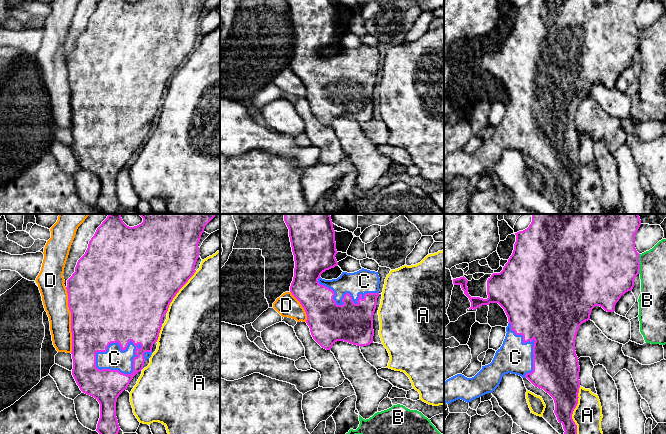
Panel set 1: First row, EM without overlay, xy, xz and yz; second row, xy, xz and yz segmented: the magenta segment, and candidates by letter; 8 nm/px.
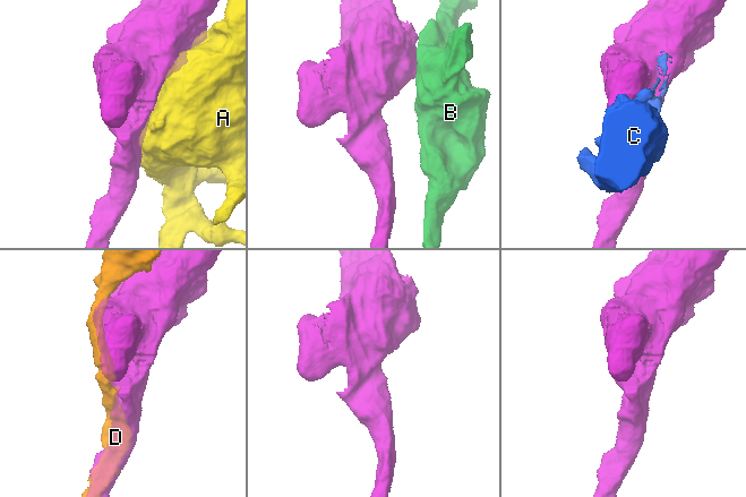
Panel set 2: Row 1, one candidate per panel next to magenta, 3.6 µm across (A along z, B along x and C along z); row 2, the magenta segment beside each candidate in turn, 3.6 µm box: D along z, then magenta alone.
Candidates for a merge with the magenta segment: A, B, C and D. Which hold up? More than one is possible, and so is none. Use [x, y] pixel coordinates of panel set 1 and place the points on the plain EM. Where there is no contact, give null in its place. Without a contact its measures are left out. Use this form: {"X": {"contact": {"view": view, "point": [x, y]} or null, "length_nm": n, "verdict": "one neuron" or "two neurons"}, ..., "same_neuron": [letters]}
{"A": {"contact": {"view": "yz", "point": [572, 188]}, "length_nm": 420, "verdict": "two neurons"}, "B": {"contact": {"view": "yz", "point": [639, 40]}, "length_nm": 160, "verdict": "two neurons"}, "C": {"contact": {"view": "xy", "point": [128, 150]}, "length_nm": 420, "verdict": "one neuron"}, "D": {"contact": {"view": "xy", "point": [71, 96]}, "length_nm": 550, "verdict": "two neurons"}, "same_neuron": ["C"]}

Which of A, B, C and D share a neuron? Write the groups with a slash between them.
A / B / C / D

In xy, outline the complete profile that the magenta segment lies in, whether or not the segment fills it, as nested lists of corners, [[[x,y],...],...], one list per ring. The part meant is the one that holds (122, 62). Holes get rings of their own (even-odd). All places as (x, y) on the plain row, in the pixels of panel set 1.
[[[101,0],[88,20],[85,30],[78,36],[75,48],[67,56],[68,83],[71,88],[72,108],[72,151],[80,166],[94,173],[100,180],[100,194],[96,207],[104,214],[114,214],[119,206],[116,193],[116,178],[119,171],[127,165],[133,153],[143,145],[144,138],[152,131],[152,123],[157,118],[162,103],[162,96],[170,79],[179,66],[196,48],[195,41],[199,33],[198,20],[207,0],[139,0],[129,3],[126,0]]]

